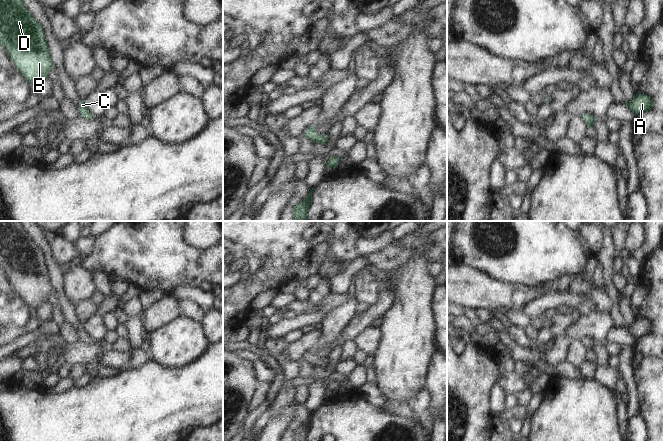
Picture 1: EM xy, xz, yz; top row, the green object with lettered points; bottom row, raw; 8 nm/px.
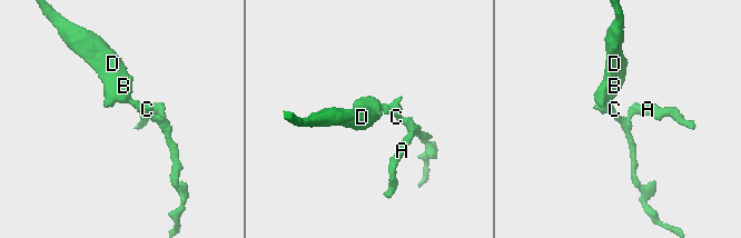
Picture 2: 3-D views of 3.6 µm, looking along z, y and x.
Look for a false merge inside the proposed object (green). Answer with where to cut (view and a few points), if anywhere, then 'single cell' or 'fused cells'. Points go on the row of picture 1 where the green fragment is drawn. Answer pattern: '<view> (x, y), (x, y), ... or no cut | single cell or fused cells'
no cut | single cell

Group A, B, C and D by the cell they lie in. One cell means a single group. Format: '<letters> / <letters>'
A B C D

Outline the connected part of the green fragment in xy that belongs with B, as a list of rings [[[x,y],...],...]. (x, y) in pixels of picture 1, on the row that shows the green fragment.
[[[0,0],[0,44],[30,84],[48,78],[54,65],[45,32],[23,0]]]

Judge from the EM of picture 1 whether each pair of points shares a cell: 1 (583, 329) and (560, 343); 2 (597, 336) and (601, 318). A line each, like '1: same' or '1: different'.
1: different
2: same

